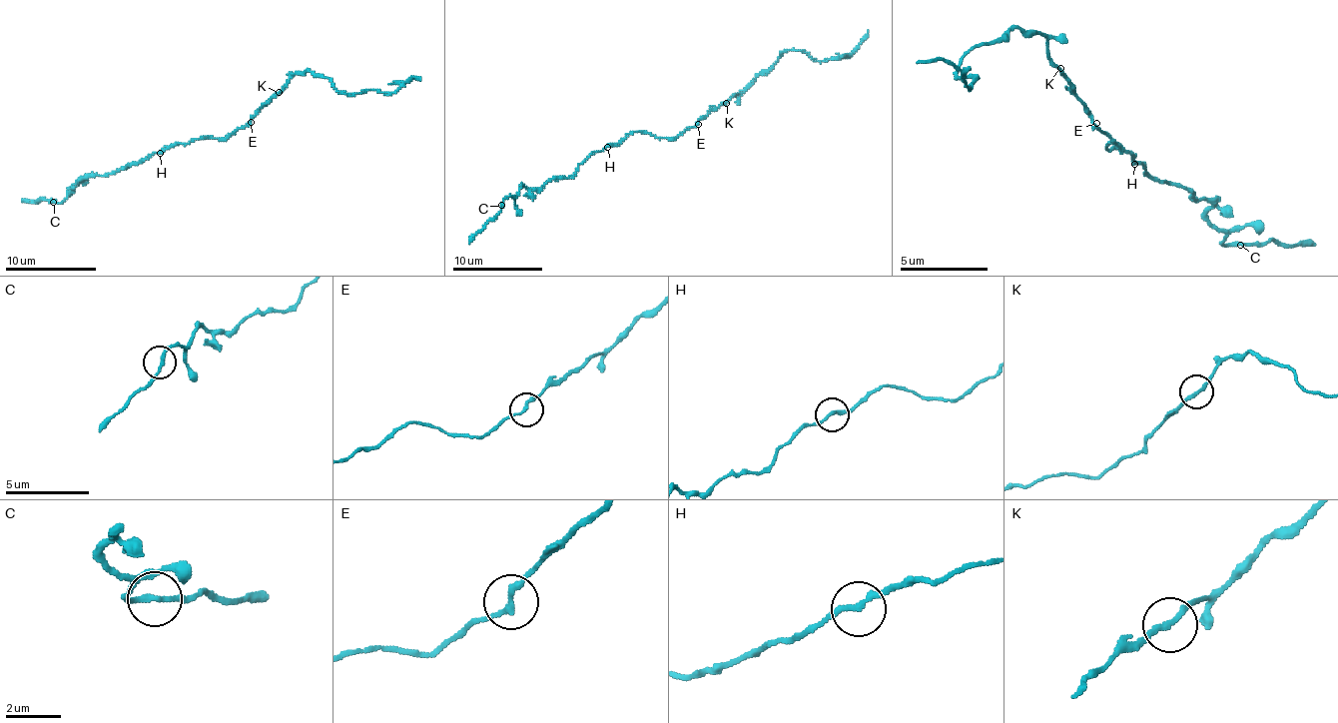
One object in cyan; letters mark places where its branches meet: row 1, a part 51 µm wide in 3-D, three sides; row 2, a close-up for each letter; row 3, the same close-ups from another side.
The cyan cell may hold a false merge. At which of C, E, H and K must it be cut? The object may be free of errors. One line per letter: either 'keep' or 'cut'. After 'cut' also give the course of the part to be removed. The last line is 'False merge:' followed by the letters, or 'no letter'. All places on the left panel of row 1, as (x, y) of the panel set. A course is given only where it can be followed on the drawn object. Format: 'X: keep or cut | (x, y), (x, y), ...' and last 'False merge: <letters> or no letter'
C: keep
E: keep
H: keep
K: cut | (278, 93), (307, 71), (328, 78), (338, 91), (356, 94), (393, 92), (413, 77), (420, 80)
False merge: K

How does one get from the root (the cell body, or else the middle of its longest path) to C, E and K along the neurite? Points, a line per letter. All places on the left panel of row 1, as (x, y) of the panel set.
C: (228, 138), (194, 139), (187, 144), (178, 143), (133, 162), (119, 171), (83, 177), (60, 203), (53, 202)
E: (228, 138), (251, 122)
K: (228, 138), (278, 93)

